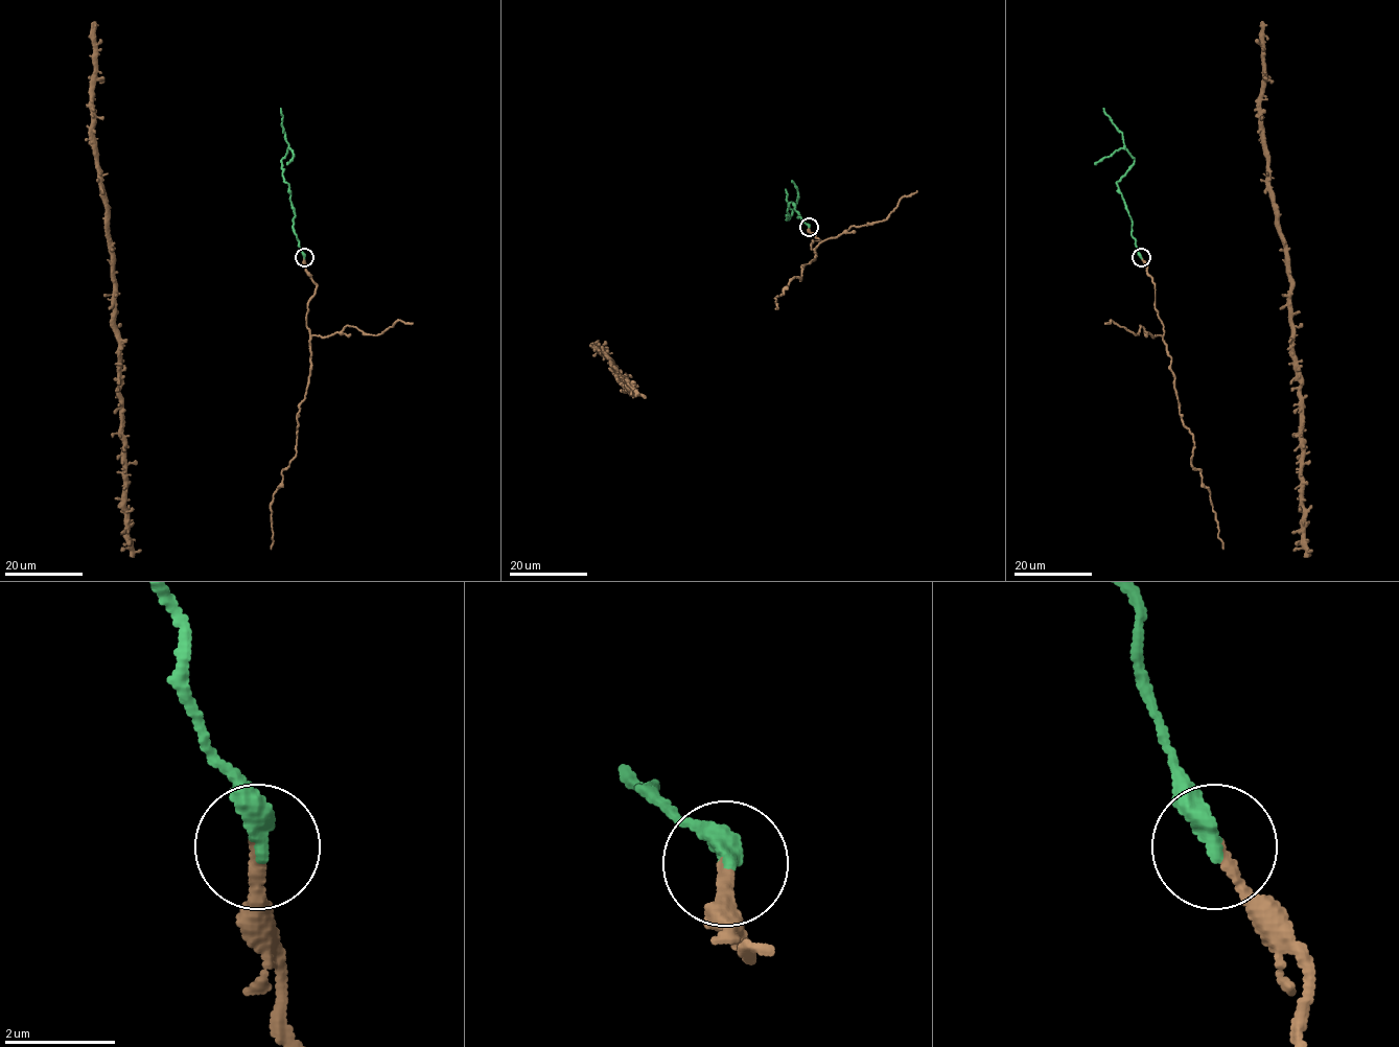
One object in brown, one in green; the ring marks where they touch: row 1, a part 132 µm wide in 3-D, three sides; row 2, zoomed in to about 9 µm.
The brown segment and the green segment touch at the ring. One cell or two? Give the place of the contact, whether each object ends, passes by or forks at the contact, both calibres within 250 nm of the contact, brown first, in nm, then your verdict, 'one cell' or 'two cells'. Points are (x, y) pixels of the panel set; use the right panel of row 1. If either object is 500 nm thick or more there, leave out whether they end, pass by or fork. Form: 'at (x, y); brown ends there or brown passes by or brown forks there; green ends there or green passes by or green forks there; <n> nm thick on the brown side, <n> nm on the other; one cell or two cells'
at (1141, 257); brown ends there; green ends there; 200 nm thick on the brown side, 400 nm on the other; one cell

